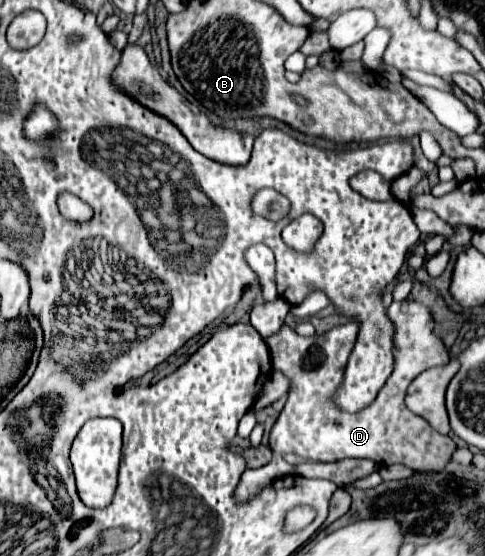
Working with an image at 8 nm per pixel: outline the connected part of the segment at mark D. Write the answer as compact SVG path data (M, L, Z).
M411 301L409 311L403 311L401 303L391 303L387 309L387 317L393 319L395 325L393 373L377 393L379 397L375 397L373 405L357 413L345 413L339 409L339 415L327 415L337 385L341 385L343 381L347 357L355 343L355 321L333 327L327 333L313 337L301 337L283 323L279 333L265 339L273 367L285 373L285 377L291 381L287 403L269 435L269 445L275 453L295 453L303 459L313 461L365 457L377 461L377 465L401 463L413 471L445 469L457 445L449 435L437 433L423 417L409 411L403 399L409 383L425 369L447 365L449 353L443 341L439 337L433 337L433 317L425 305Z

